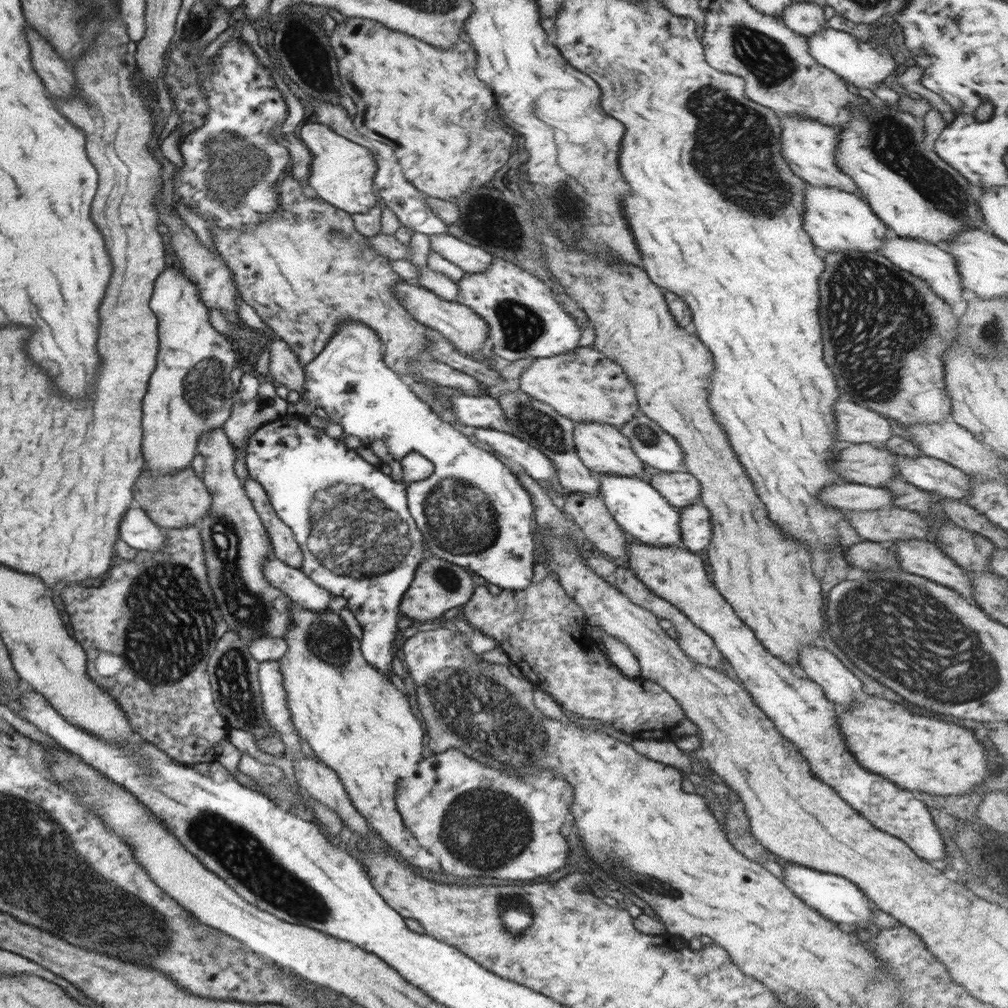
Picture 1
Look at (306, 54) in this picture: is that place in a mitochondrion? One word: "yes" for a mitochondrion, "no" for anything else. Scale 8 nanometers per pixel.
yes

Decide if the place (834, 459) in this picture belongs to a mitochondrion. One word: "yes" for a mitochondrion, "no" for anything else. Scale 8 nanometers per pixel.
no

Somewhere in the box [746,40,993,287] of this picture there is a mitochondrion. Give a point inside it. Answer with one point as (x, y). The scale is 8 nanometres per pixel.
(891, 141)

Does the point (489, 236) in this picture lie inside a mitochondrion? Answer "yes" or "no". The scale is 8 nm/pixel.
no

